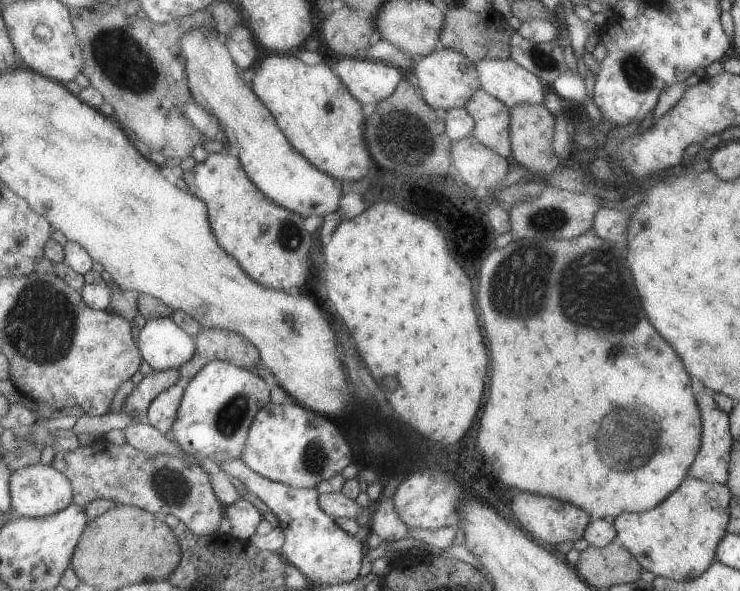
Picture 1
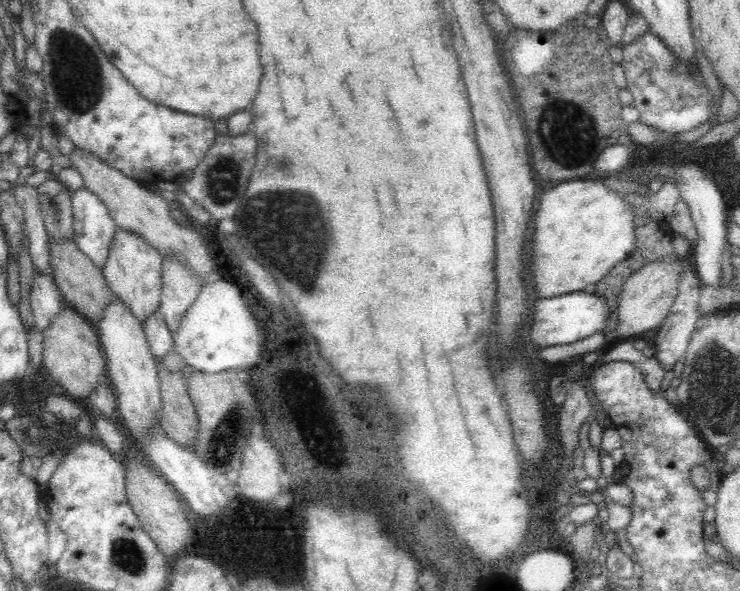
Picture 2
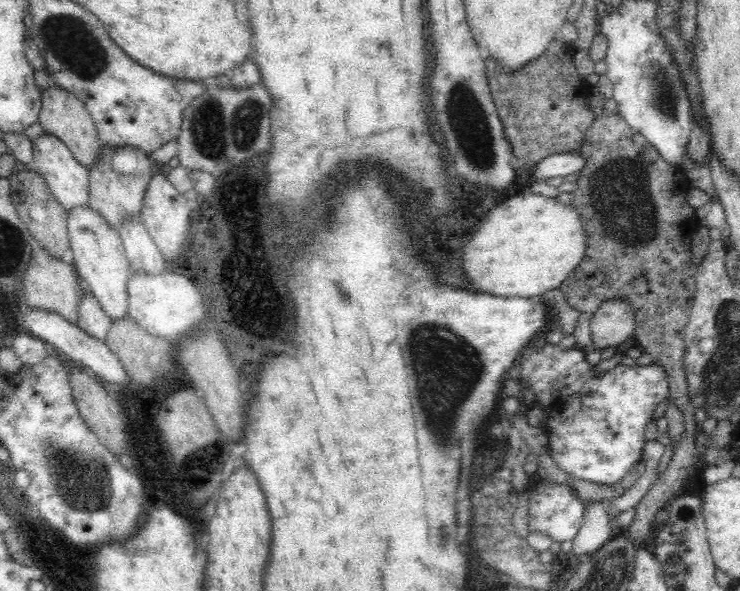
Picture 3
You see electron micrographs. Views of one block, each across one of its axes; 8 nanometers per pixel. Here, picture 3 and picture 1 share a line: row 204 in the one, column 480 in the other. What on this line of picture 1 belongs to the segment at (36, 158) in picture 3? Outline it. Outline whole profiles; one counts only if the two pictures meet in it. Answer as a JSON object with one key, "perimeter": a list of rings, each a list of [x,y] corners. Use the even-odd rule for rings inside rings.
{"perimeter":[[[481,59],[474,64],[480,88],[507,108],[513,105],[543,105],[548,86],[513,60]]]}

